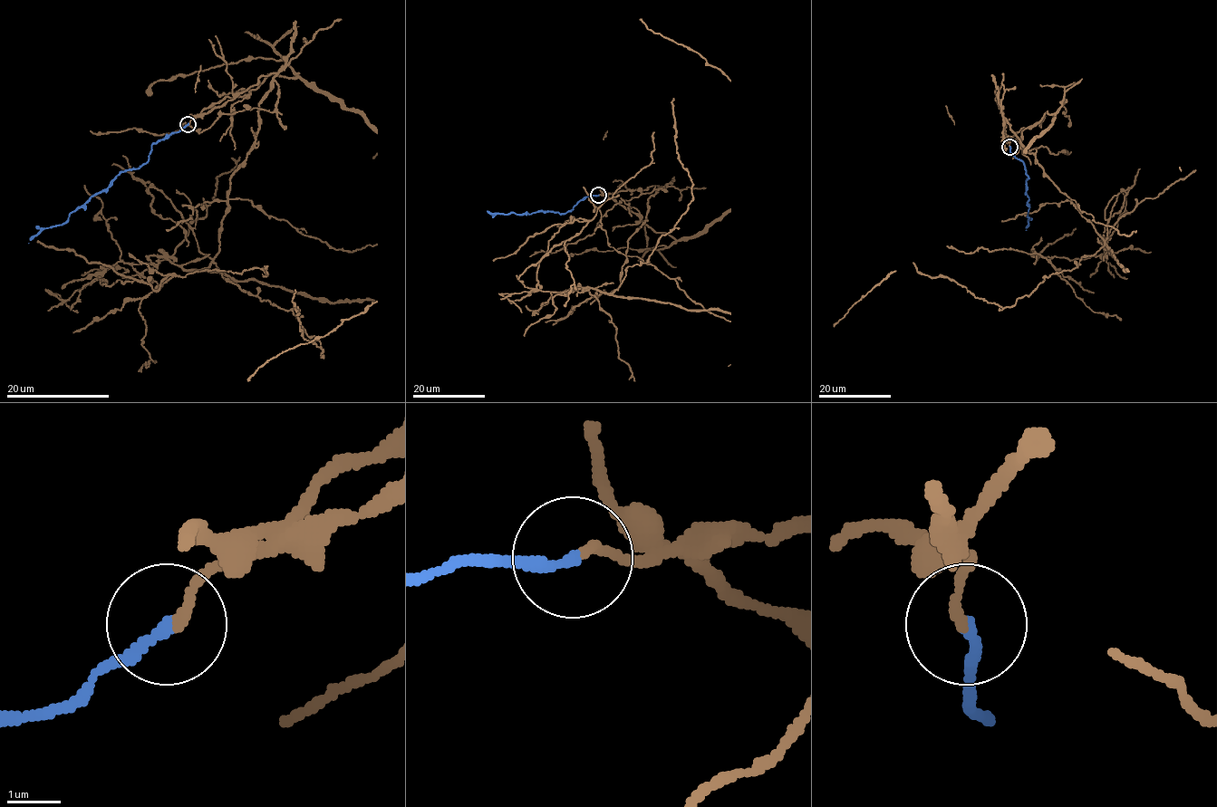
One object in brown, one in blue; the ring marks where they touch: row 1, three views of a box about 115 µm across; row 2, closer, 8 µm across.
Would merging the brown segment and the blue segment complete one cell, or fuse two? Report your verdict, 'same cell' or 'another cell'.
another cell

